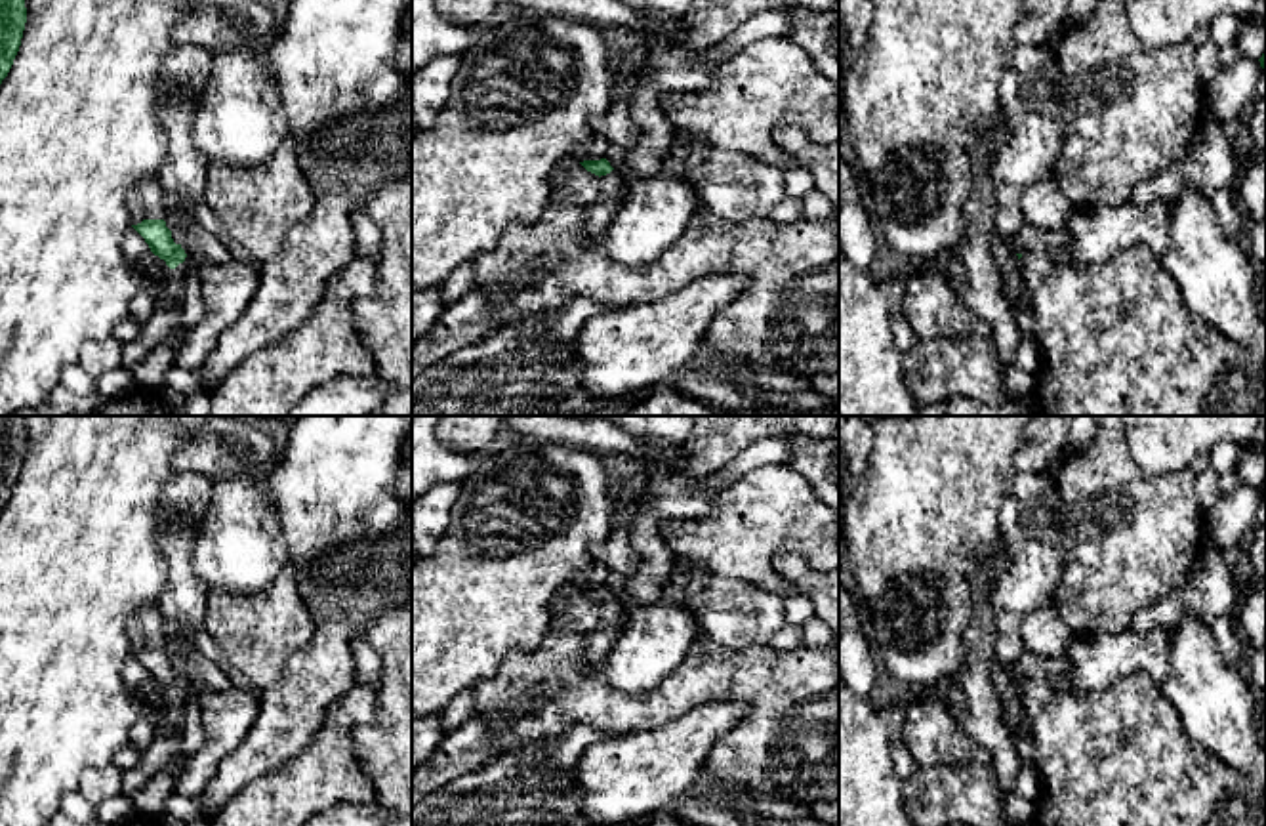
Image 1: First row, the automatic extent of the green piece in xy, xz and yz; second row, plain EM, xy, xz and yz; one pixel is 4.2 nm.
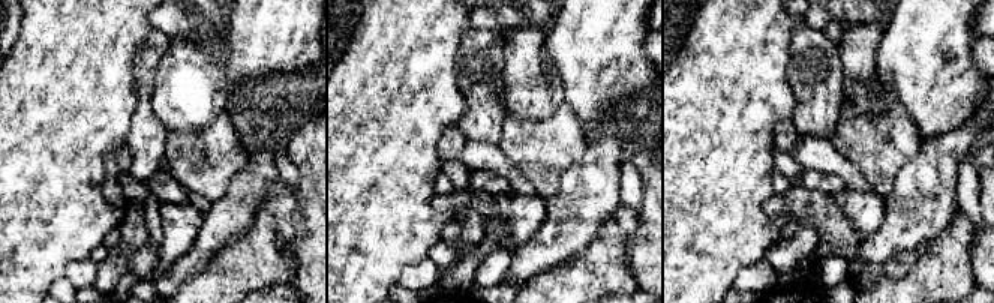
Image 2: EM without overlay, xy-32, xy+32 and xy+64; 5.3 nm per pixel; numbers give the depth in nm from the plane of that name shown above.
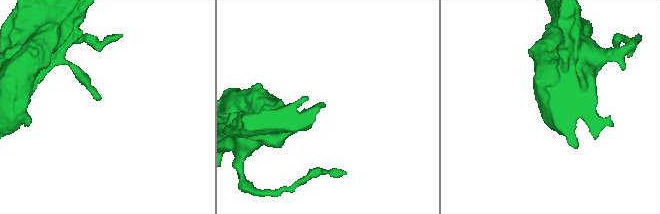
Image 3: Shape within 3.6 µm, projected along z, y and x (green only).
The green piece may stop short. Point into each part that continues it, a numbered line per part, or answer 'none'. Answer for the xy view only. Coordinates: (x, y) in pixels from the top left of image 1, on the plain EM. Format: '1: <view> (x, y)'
none

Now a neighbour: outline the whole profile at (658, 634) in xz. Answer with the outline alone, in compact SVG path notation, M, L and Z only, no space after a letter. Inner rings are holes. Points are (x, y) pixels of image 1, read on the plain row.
M639 601L610 649L602 671L606 681L629 696L660 687L696 641L694 614L681 601Z

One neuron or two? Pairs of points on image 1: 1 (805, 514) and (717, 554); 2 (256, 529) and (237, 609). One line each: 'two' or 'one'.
1: one
2: two

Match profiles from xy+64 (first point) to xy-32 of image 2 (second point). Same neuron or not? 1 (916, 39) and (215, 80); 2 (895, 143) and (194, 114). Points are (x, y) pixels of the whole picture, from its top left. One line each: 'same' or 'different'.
1: different
2: different

